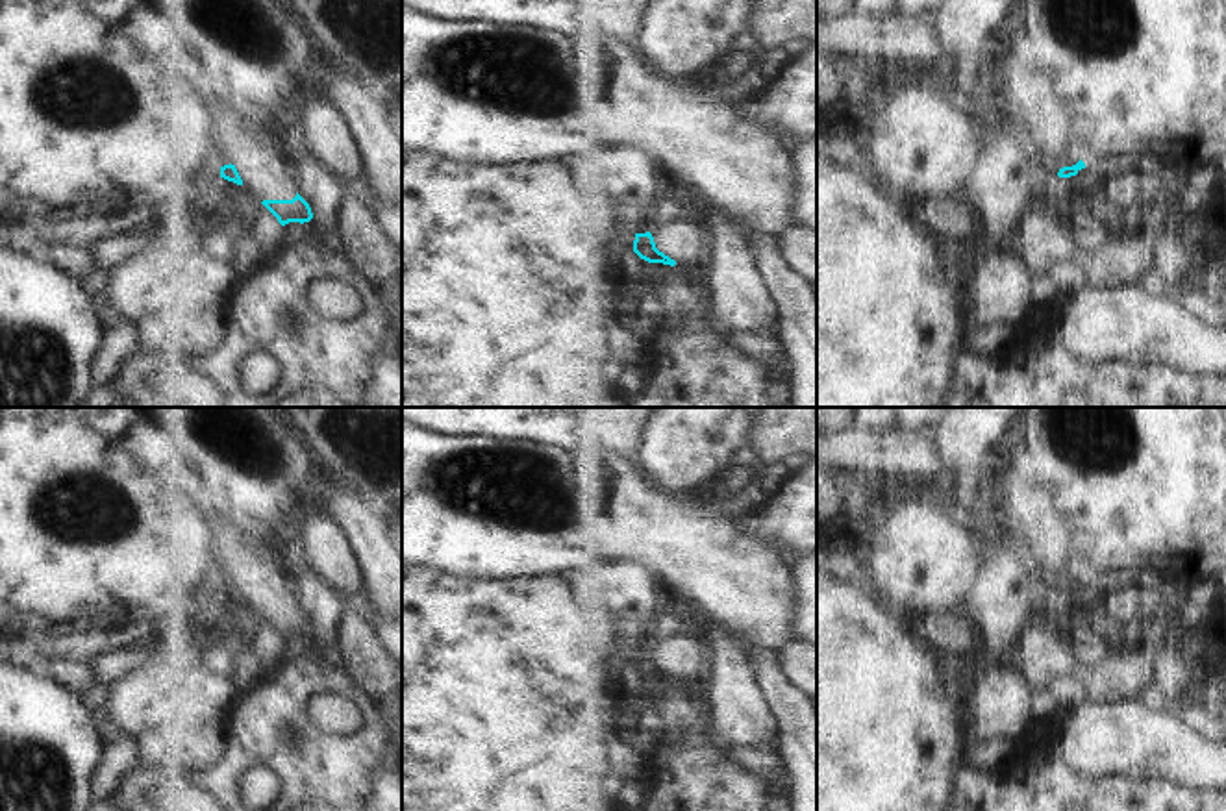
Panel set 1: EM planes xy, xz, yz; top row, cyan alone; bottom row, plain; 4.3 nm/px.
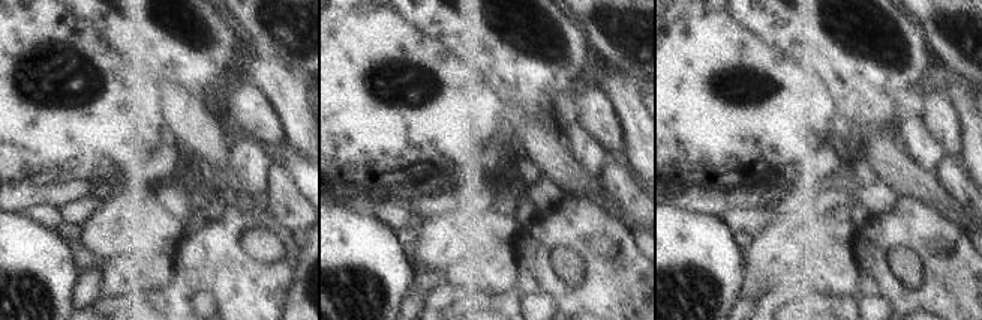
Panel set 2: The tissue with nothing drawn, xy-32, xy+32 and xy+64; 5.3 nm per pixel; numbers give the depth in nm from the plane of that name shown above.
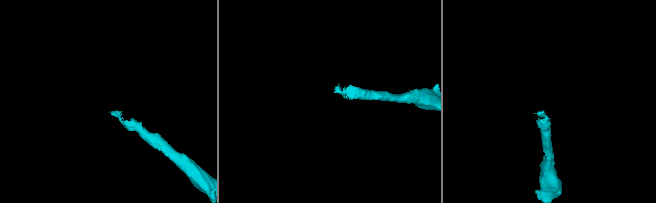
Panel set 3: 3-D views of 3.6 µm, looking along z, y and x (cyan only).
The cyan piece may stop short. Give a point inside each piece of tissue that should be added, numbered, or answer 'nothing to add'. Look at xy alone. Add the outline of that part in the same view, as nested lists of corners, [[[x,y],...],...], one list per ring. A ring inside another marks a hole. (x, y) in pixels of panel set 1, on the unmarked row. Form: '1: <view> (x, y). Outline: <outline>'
1: xy (262, 573). Outline: [[[230,522],[209,526],[219,580],[231,578],[244,604],[259,617],[293,615],[298,607],[298,587],[291,576],[294,559],[287,546],[270,546]]]

